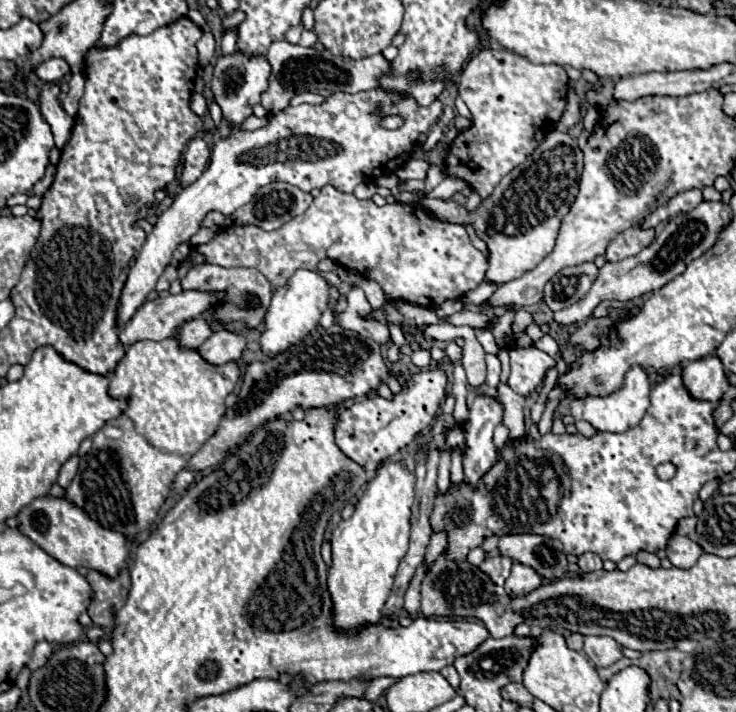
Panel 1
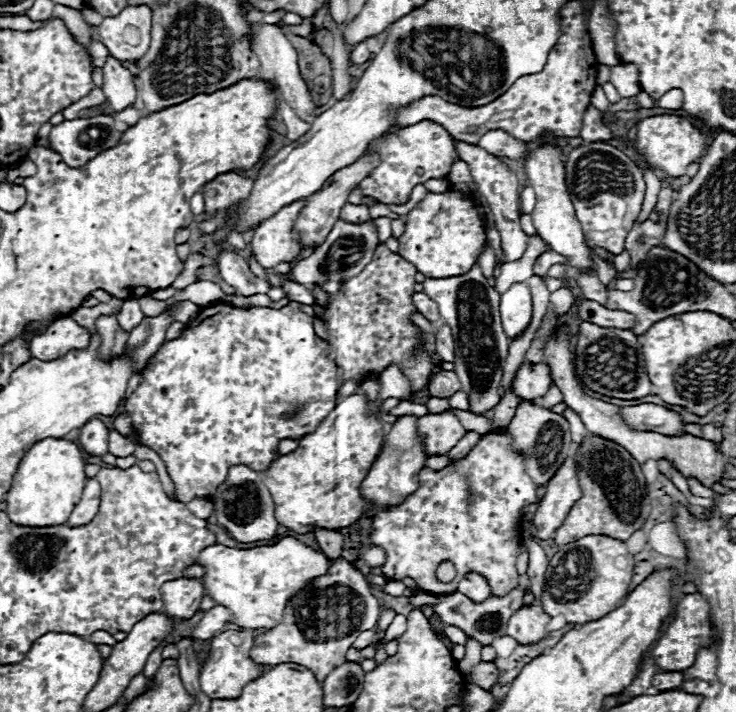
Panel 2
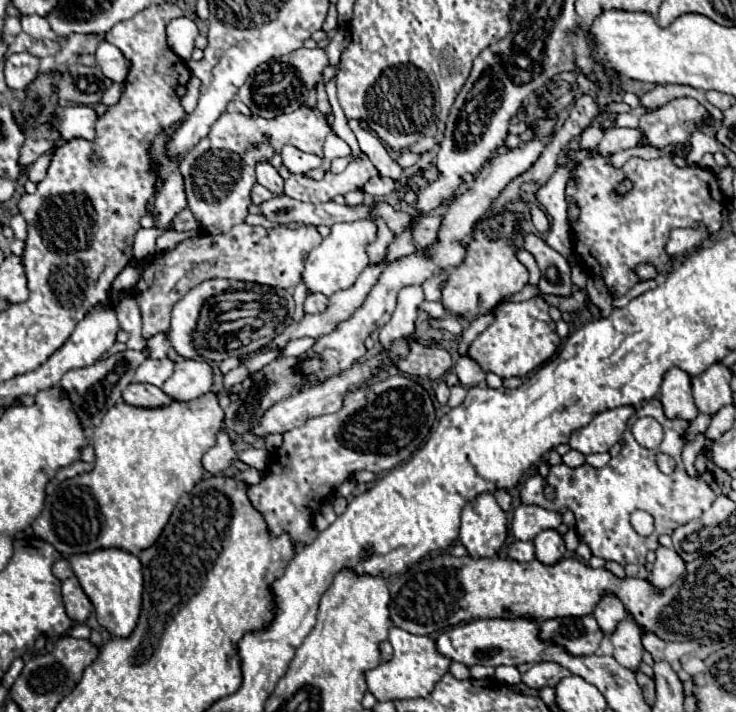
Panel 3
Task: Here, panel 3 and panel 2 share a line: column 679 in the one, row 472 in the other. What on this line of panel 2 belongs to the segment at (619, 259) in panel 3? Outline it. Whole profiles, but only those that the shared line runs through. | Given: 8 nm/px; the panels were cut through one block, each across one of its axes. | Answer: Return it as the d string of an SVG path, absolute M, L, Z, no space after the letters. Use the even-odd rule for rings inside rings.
M290 302L290 304L286 304L280 310L262 308L262 306L232 308L228 304L214 304L210 308L202 308L198 318L194 322L190 322L186 326L186 330L178 338L174 338L170 342L164 342L160 346L160 350L156 352L156 364L144 372L142 384L128 396L126 406L124 406L126 412L132 418L132 430L138 436L138 442L142 446L152 448L164 460L166 472L168 472L168 476L170 476L170 480L174 484L174 492L168 494L168 498L186 504L186 502L196 500L196 498L214 496L218 492L220 484L224 484L226 474L228 474L228 470L232 466L244 464L244 466L252 466L252 470L264 472L278 458L278 444L280 444L280 440L284 440L284 438L300 440L302 436L314 432L318 428L318 424L336 406L338 390L344 384L344 370L340 366L336 366L328 356L330 356L330 344L316 336L314 326L312 326L312 318L300 310L298 302Z

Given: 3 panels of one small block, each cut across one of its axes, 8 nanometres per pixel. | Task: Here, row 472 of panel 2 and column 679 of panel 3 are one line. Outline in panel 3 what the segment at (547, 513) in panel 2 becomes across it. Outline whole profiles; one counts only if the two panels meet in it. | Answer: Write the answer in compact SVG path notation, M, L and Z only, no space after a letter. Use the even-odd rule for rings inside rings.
M662 546L662 548L656 550L656 562L654 562L654 570L650 574L650 582L656 588L664 590L670 584L674 584L674 580L680 578L684 574L684 570L686 570L686 564L678 556L678 552Z

